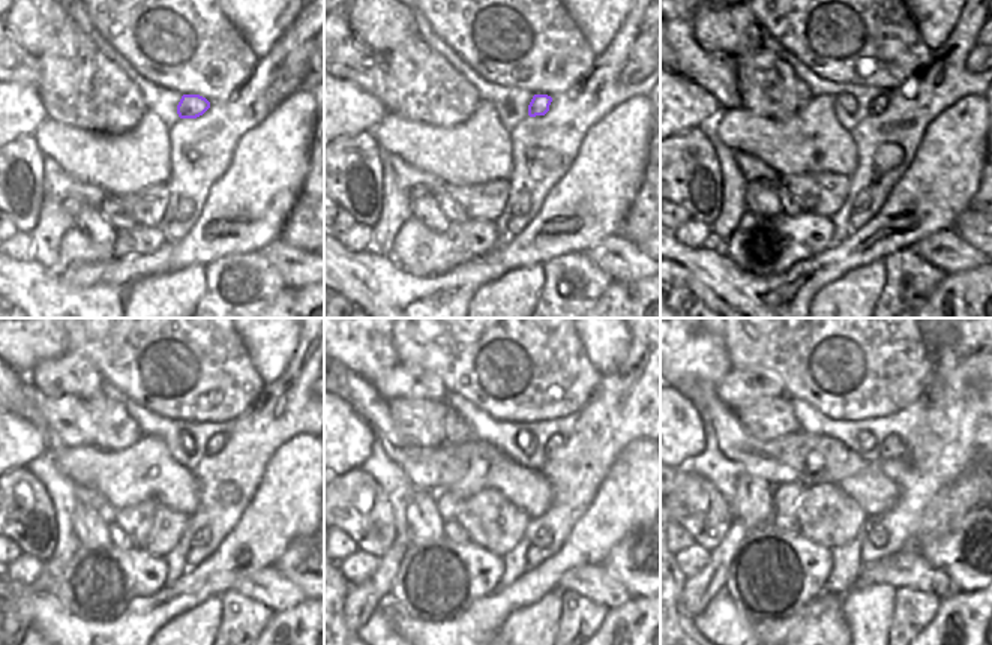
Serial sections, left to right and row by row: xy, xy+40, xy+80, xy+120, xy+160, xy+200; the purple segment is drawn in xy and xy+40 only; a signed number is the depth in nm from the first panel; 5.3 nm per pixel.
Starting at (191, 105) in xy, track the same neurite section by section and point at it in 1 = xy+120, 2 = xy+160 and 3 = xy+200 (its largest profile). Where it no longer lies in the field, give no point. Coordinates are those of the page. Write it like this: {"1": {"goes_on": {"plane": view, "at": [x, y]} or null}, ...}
{"1": {"goes_on": {"plane": "xy+120", "at": [216, 443]}}, "2": {"goes_on": {"plane": "xy+160", "at": [556, 441]}}, "3": {"goes_on": {"plane": "xy+200", "at": [892, 446]}}}

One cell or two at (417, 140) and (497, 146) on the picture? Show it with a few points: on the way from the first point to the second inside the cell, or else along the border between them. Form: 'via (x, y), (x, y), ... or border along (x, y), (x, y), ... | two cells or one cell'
via (437, 146), (477, 146) | one cell

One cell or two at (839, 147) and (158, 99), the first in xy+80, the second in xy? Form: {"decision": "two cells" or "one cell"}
{"decision": "two cells"}

